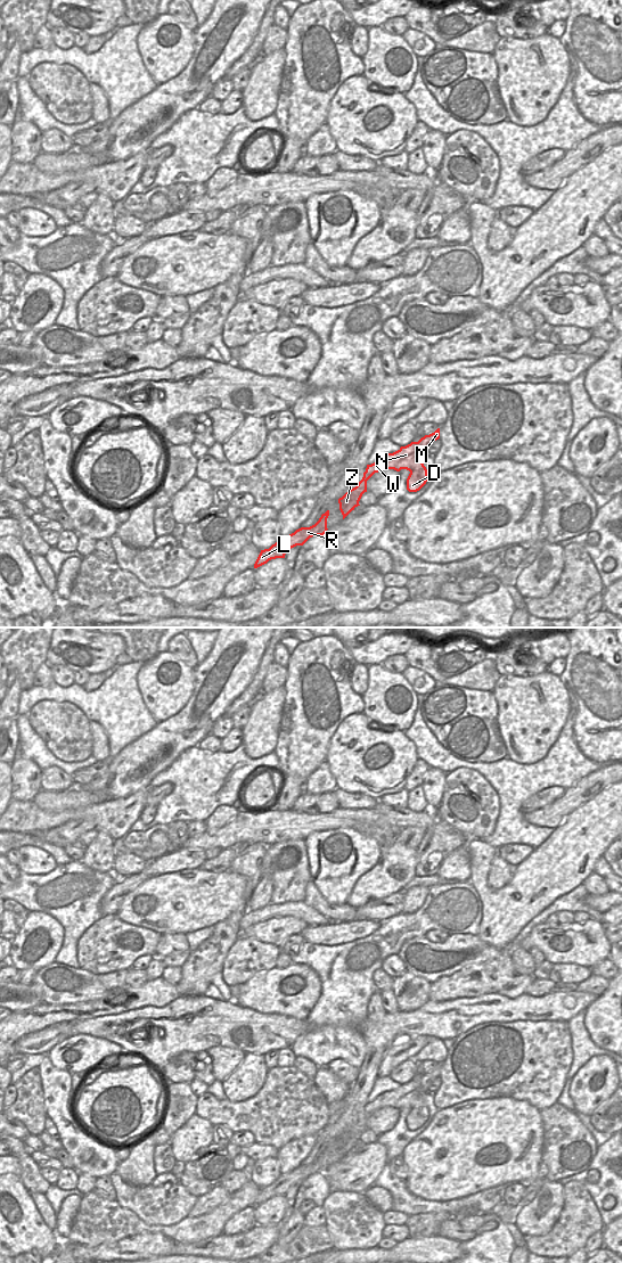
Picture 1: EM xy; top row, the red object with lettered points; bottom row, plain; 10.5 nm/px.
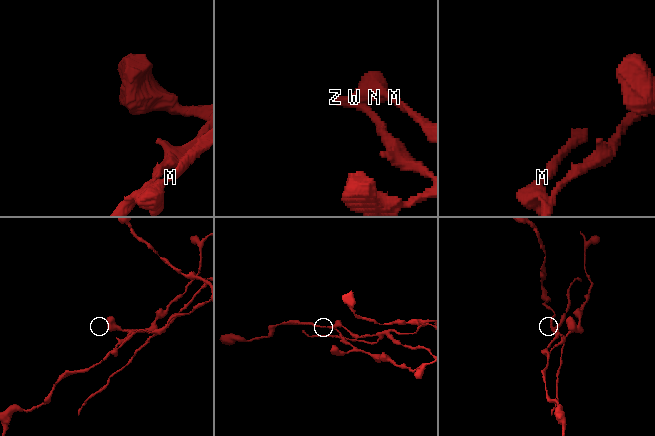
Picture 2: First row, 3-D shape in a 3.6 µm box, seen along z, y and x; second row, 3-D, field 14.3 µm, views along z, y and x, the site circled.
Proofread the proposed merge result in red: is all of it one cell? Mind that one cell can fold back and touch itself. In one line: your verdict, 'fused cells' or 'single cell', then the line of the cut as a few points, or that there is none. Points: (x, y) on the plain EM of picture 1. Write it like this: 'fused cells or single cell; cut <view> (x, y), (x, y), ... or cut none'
fused cells; cut xy (366, 1108), (374, 1110)

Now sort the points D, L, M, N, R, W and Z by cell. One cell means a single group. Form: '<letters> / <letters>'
D M N W / L R Z

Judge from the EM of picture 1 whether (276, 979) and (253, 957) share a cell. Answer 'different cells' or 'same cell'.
different cells

